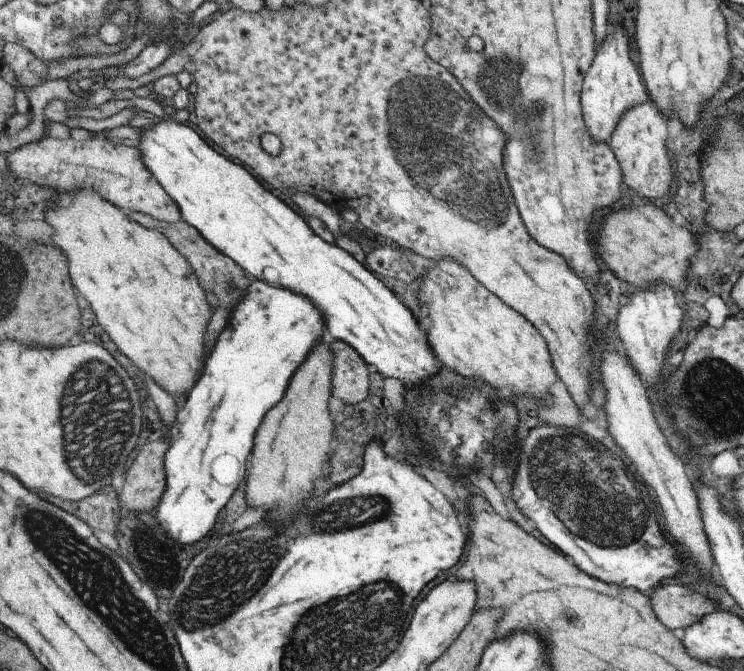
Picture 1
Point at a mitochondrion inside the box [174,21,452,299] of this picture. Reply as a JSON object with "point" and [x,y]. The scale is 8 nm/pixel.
{"point":[399,258]}

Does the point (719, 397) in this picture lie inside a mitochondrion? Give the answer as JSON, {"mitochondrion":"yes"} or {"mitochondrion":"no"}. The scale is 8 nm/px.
{"mitochondrion":"yes"}

